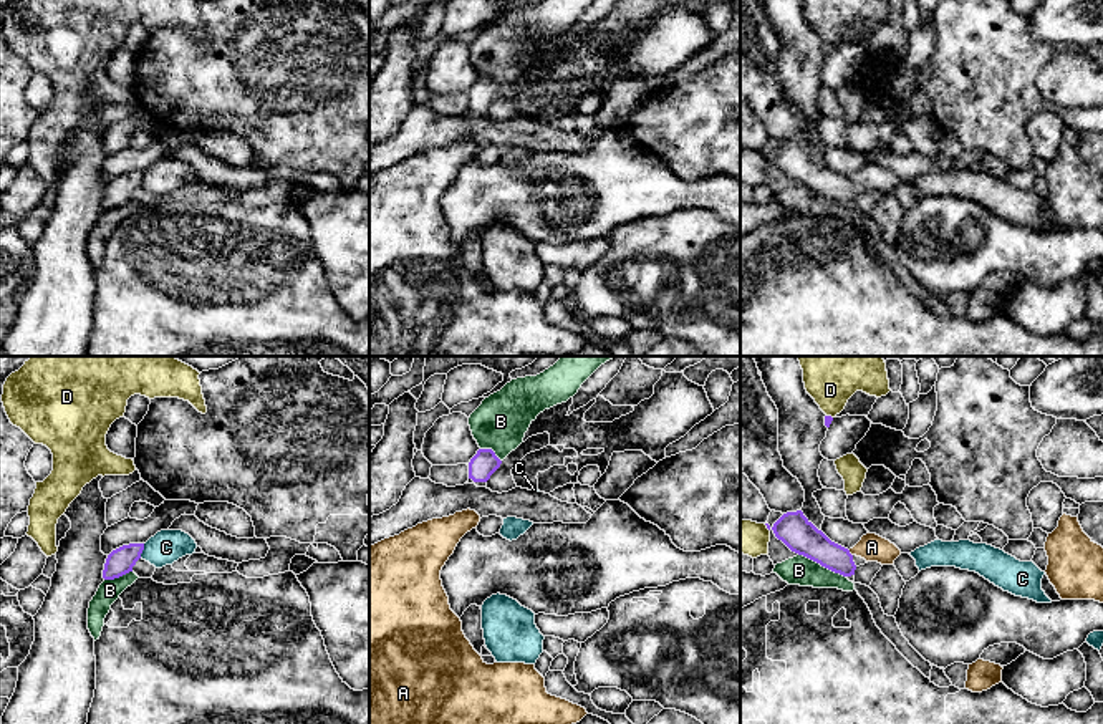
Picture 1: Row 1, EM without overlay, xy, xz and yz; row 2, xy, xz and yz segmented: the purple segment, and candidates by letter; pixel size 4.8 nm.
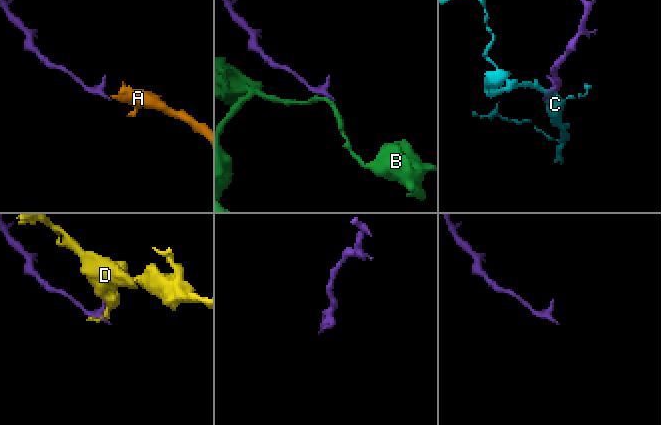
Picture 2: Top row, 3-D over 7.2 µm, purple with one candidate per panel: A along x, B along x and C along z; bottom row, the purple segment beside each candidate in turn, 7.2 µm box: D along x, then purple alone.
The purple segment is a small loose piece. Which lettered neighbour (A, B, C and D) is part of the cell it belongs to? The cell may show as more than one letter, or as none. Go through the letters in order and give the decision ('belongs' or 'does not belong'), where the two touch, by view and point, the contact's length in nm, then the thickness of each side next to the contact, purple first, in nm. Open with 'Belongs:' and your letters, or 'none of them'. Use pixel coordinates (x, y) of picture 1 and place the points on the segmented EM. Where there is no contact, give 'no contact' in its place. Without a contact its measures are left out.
Belongs: A
A: belongs; meets purple in yz at (850, 554); contact 40 nm long; 160 nm thick on the purple side, 140 nm on the other
B: does not belong; meets purple in yz at (822, 565); contact 260 nm long; 160 nm thick on the purple side, 140 nm on the other
C: does not belong; meets purple in xy at (143, 549); contact 80 nm long; 130 nm thick on the purple side, 160 nm on the other
D: does not belong; meets purple in yz at (767, 527); contact 50 nm long; 20 nm thick on the purple side, 170 nm on the other

